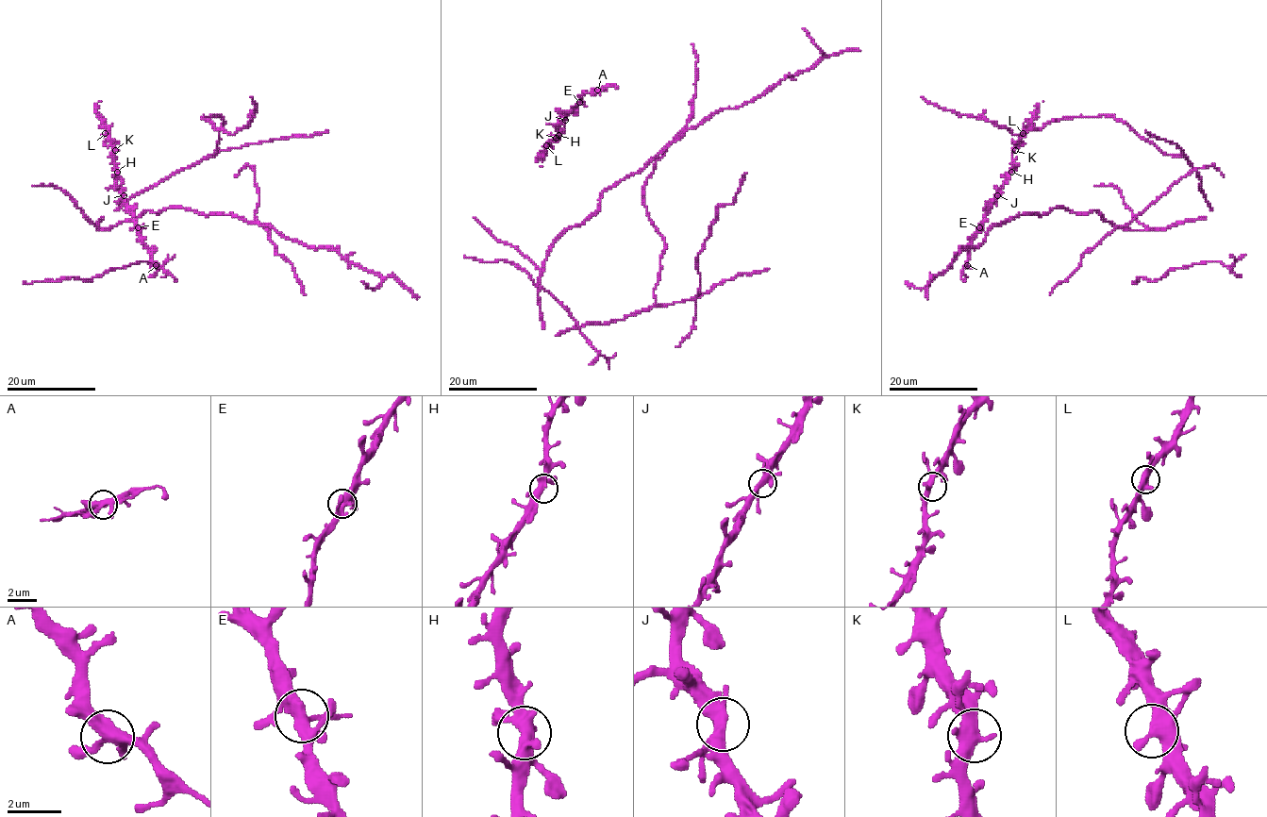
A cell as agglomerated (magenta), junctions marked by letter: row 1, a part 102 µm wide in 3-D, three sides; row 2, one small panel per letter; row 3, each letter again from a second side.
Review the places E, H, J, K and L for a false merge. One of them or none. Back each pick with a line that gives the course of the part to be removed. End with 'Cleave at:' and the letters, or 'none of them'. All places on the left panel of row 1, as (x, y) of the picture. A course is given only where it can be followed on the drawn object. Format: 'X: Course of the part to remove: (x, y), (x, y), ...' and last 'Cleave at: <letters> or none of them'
Cleave at: none of them

